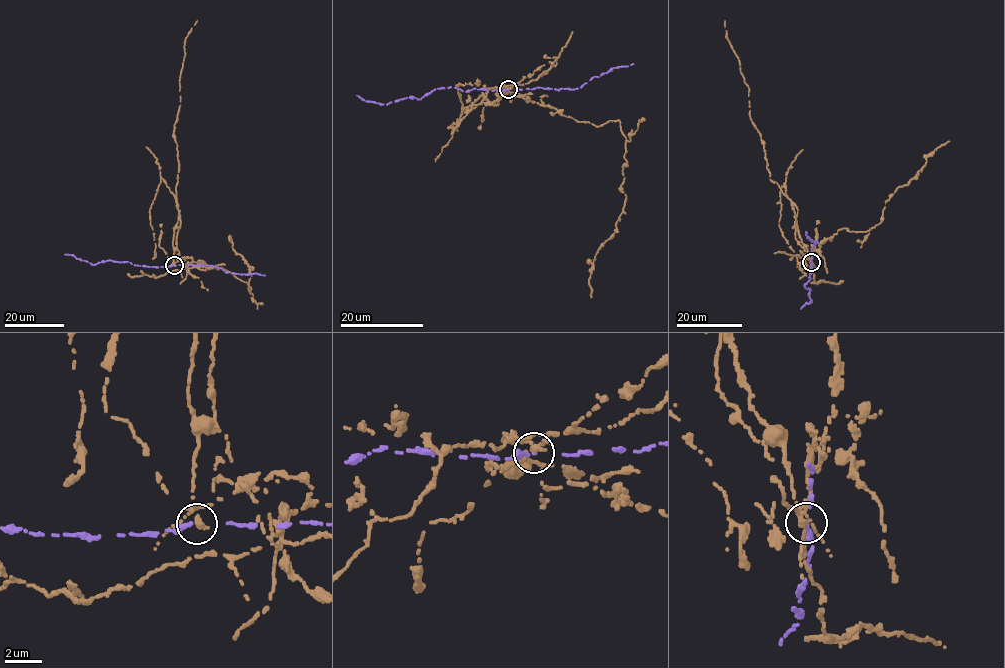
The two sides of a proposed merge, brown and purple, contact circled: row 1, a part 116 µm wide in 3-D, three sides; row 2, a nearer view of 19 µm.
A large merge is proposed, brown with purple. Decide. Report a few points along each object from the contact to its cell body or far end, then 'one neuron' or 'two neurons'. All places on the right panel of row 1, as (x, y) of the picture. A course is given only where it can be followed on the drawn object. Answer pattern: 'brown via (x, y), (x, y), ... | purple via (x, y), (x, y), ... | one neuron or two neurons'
brown via (811, 262), (795, 226), (797, 208), (770, 179), (762, 140), (750, 118), (749, 87), (727, 36), (725, 20) | purple via (811, 262), (810, 279), (803, 285), (810, 289), (811, 301), (800, 309) | two neurons

